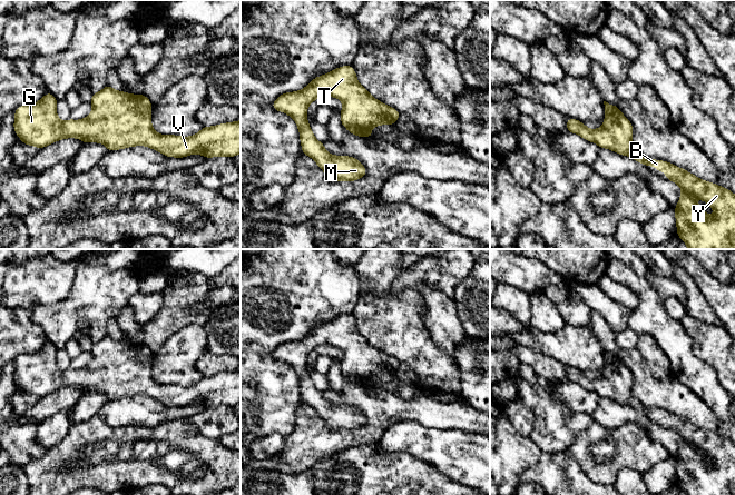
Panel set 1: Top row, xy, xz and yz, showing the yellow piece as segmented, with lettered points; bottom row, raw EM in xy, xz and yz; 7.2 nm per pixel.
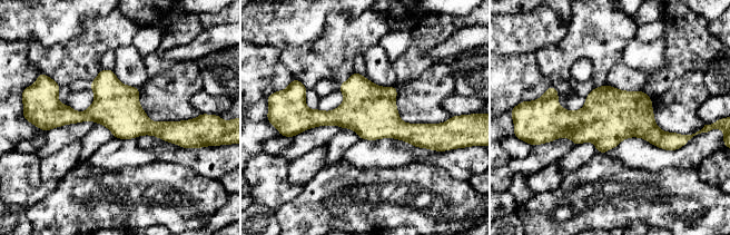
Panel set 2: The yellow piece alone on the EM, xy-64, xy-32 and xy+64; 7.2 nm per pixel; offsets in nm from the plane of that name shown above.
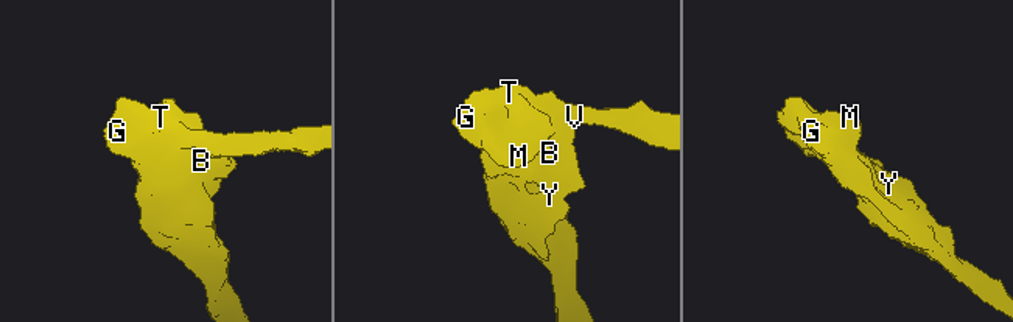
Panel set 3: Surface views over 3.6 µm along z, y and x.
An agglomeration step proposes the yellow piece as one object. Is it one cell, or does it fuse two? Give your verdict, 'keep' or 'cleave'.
keep

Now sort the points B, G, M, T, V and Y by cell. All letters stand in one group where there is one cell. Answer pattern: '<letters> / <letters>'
B G M T V Y

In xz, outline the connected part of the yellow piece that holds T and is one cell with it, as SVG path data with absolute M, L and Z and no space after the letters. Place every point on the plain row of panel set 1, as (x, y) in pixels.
M353 315L339 316L326 324L316 326L304 338L283 343L272 353L274 359L285 362L295 369L300 379L302 402L310 405L330 428L333 430L355 430L366 425L366 417L356 407L329 403L323 392L315 388L307 372L306 360L308 354L323 345L332 345L343 352L343 358L340 362L342 375L345 376L350 383L357 386L374 386L371 383L372 376L379 374L395 374L400 362L373 347L369 340L359 333Z

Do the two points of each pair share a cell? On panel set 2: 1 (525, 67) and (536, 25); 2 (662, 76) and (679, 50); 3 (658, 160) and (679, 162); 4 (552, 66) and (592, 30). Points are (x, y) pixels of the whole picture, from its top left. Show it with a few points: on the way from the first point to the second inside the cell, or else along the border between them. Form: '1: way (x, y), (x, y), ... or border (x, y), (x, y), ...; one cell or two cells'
1: border (534, 52), (514, 52), (503, 56); two cells
2: way (669, 69), (679, 57); one cell
3: way (663, 160), (673, 160); one cell
4: way (562, 56), (582, 40); one cell

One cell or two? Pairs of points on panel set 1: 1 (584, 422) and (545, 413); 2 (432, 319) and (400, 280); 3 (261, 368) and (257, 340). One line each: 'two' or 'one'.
1: one
2: two
3: two

